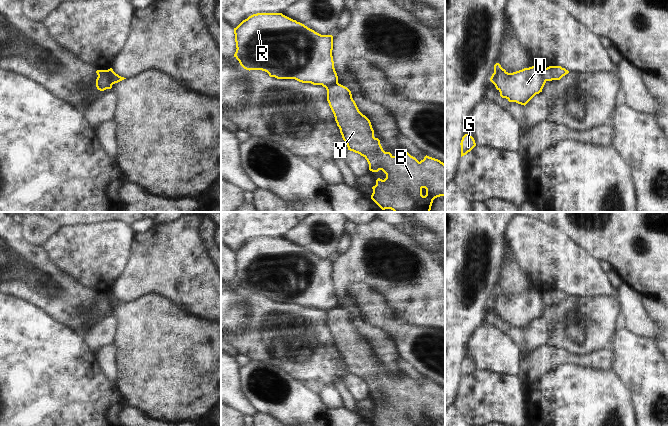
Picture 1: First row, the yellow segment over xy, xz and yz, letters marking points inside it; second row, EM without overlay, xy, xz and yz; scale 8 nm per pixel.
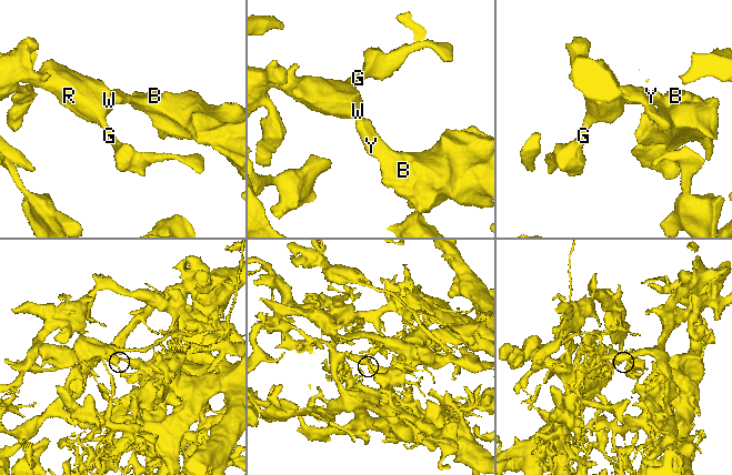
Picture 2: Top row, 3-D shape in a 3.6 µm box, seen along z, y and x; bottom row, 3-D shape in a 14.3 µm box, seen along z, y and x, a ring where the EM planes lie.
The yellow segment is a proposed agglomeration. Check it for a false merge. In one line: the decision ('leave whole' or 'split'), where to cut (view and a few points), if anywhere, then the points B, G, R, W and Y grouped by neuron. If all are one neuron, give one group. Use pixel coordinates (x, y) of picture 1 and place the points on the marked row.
split | xy (103, 70), (112, 84) | B Y / G R W

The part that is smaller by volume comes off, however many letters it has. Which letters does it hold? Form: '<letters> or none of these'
B, Y

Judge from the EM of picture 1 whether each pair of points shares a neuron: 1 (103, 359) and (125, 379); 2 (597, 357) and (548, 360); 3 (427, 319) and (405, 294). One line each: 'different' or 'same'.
1: different
2: same
3: same

